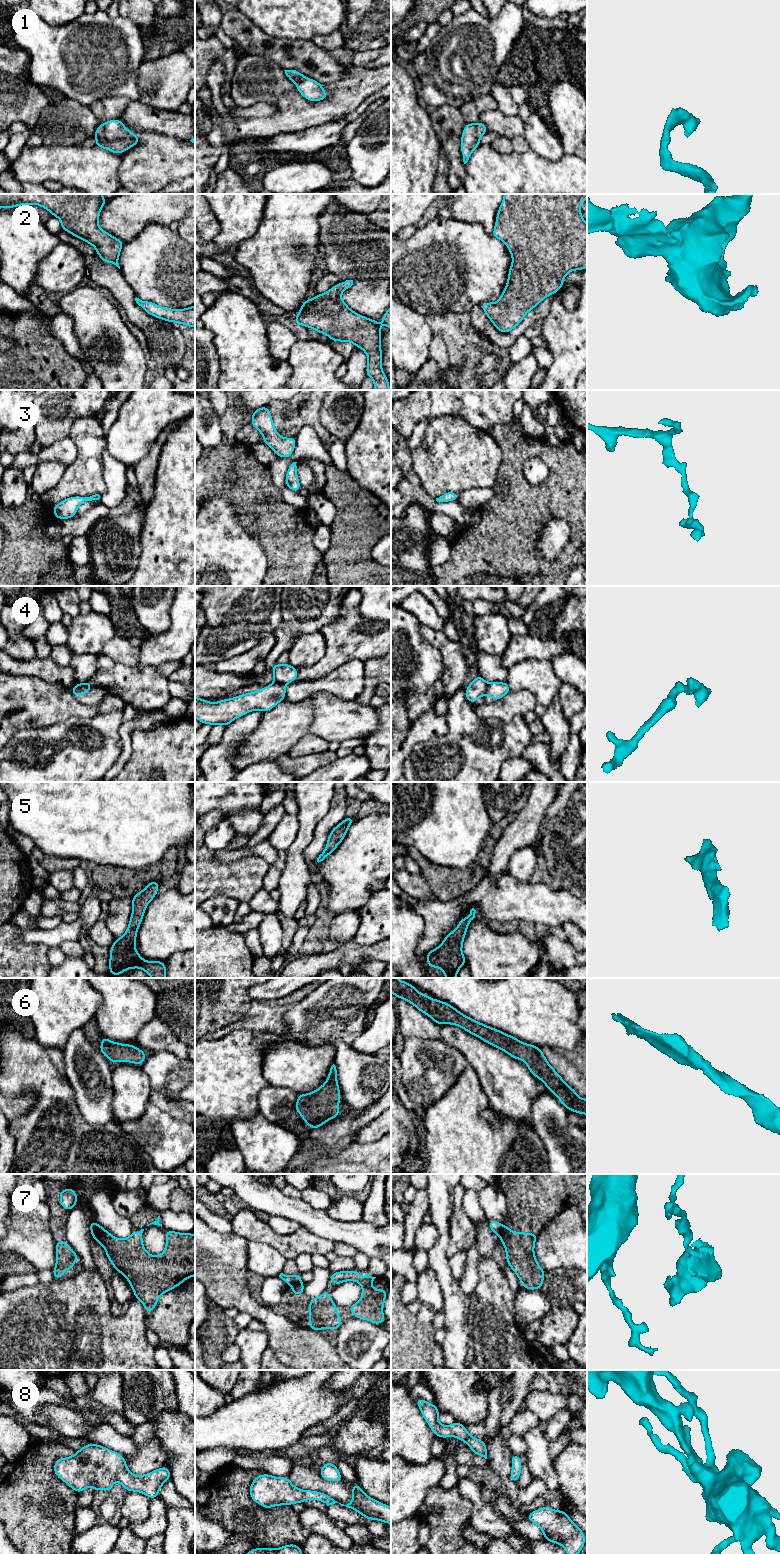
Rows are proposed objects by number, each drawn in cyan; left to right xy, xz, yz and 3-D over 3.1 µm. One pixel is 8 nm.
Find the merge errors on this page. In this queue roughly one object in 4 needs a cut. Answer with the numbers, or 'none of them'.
4, 7

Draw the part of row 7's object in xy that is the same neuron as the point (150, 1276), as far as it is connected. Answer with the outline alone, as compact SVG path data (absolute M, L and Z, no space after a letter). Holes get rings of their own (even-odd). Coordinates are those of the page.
M102 1229L92 1233L92 1239L104 1247L105 1253L116 1272L124 1275L133 1289L134 1297L142 1302L146 1312L149 1314L155 1309L162 1294L173 1290L186 1279L195 1276L195 1235L193 1233L179 1233L165 1229L165 1250L159 1256L152 1256L144 1248L142 1240L143 1231L144 1229L141 1229L139 1232L132 1231L128 1238L118 1239L107 1230Z

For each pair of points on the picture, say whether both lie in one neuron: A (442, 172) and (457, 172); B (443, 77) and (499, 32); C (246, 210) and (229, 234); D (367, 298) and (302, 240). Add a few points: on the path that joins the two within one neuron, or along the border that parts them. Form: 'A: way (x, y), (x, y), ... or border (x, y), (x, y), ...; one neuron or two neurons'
A: border (442, 149), (448, 161), (449, 183); two neurons
B: way (457, 67), (476, 48), (485, 44); one neuron
C: way (240, 216), (235, 228); one neuron
D: border (318, 233), (321, 261); two neurons

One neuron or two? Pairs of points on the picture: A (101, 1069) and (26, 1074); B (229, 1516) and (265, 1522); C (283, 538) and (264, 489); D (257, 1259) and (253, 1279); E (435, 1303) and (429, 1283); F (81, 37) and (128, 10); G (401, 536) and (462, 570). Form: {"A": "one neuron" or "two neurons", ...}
{"A": "two neurons", "B": "one neuron", "C": "one neuron", "D": "two neurons", "E": "one neuron", "F": "two neurons", "G": "two neurons"}

